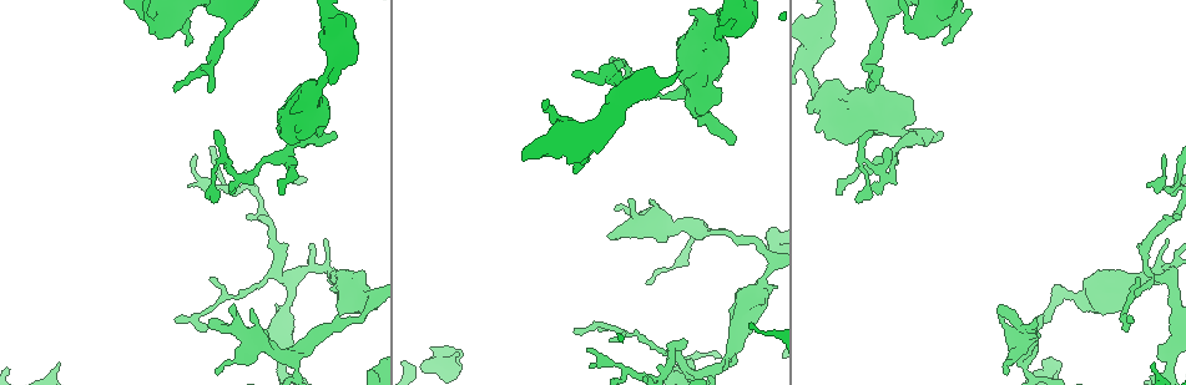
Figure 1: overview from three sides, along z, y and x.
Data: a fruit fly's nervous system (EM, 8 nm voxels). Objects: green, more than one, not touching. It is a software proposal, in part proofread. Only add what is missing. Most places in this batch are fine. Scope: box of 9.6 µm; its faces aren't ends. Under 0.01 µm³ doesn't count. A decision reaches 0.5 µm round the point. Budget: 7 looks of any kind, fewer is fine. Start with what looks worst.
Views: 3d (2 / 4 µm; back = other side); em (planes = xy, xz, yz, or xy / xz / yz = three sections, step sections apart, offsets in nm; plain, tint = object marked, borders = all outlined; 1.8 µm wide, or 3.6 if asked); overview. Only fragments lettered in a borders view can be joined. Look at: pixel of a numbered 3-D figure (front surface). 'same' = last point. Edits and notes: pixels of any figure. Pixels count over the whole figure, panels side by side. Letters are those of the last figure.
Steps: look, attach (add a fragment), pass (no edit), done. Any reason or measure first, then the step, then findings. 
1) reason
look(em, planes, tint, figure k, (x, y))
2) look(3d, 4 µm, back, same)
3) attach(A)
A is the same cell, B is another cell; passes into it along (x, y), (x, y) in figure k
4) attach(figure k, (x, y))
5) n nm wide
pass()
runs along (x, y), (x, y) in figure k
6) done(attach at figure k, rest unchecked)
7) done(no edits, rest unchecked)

an open end
look(3d, 2 µm, figure 1, (457, 357))

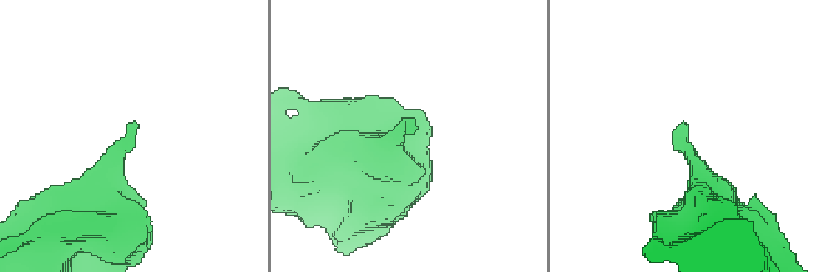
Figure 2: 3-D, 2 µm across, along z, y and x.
look(em, planes, borders, figure 2, (412, 132))

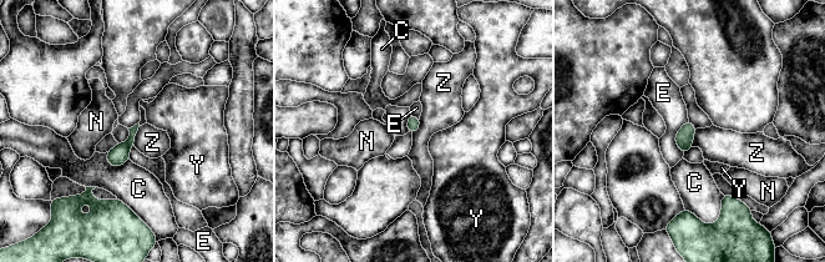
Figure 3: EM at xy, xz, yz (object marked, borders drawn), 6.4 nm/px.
pass()
C, E, N, Y and Z are other cells; border along (140, 126), (133, 145) in figure 3; none of them fits

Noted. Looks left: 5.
an open end
look(em, planes, tint, figure 1, (188, 45))

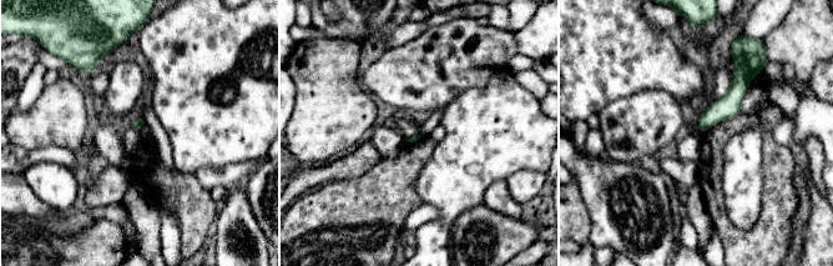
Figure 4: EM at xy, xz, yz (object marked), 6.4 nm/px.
what lies round it
look(em, planes, borders, same)

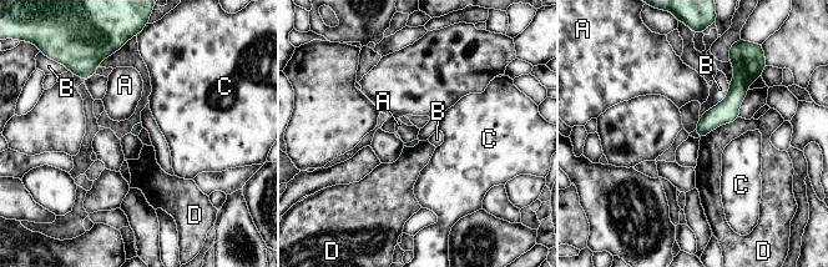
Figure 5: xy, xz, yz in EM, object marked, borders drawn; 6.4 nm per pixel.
pass()
A, B, C and D are other cells; runs along (745, 80), (701, 134) in figure 5; no lettered fragment goes on from it

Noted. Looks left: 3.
branch stops here
look(3d, 2 µm, figure 1, (249, 310))

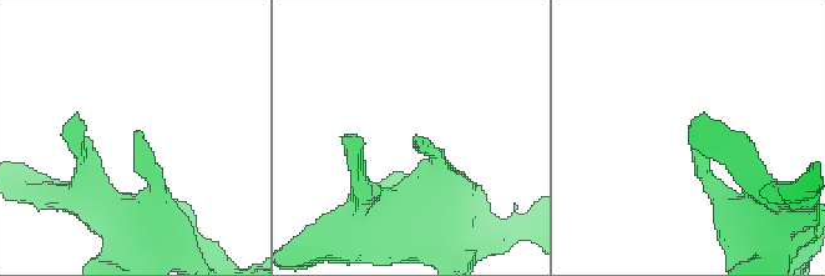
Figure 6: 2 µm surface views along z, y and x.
need the tissue
look(em, planes, borders, figure 6, (136, 136))

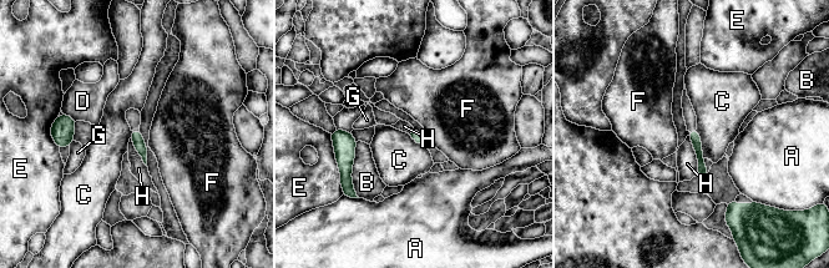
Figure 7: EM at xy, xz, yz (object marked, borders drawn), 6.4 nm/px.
pass()
A, B, C, D, E, F, G and H are other cells; runs along (693, 132), (703, 172) in figure 7; no lettered fragment goes on from it

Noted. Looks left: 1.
done(no edits, rest unchecked)

